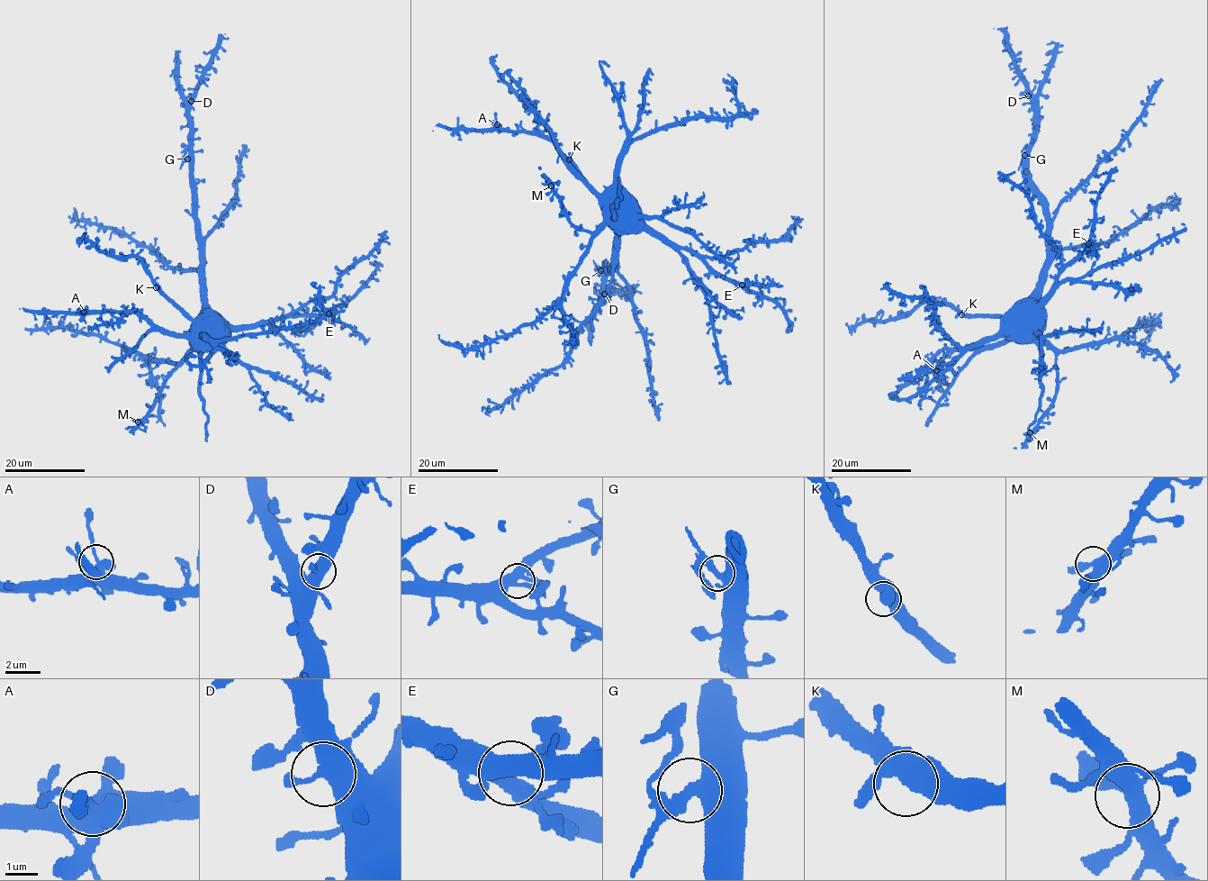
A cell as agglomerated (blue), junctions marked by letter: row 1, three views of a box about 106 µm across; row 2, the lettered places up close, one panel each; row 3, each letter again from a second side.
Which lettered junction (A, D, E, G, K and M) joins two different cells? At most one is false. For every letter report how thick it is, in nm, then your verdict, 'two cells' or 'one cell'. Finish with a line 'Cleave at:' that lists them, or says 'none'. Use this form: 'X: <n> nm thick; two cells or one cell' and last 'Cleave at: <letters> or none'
A: 320 nm thick; one cell
D: 420 nm thick; one cell
E: 400 nm thick; one cell
G: 400 nm thick; two cells
K: 440 nm thick; one cell
M: 360 nm thick; one cell
Cleave at: G

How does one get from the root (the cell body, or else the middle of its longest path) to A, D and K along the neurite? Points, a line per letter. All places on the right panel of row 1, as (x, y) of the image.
A: (1040, 288), (1039, 303), (1006, 339), (975, 349), (949, 351), (943, 358), (943, 365), (936, 370)
D: (1040, 288), (1040, 273), (1046, 258), (1046, 206), (1028, 171), (1028, 154), (1034, 129), (1034, 107), (1028, 95)
K: (1040, 288), (1013, 317), (1005, 320), (996, 315), (967, 317), (961, 314)

